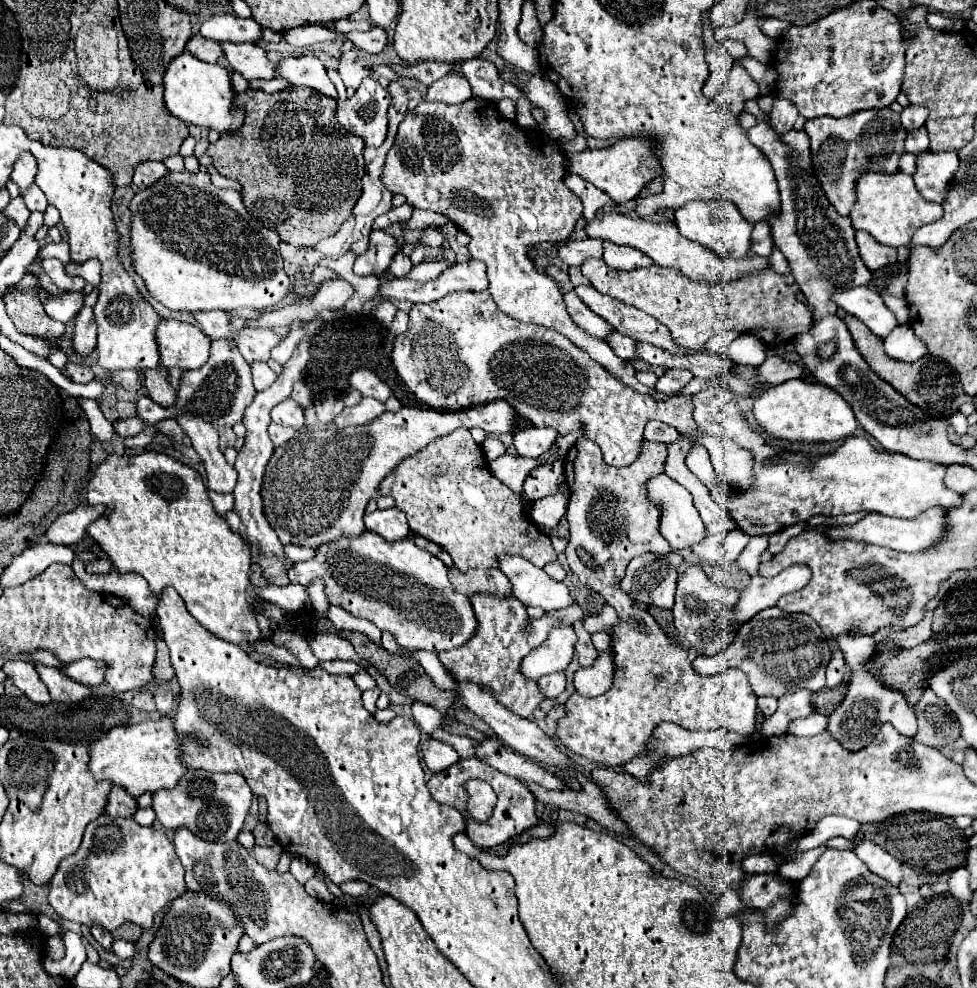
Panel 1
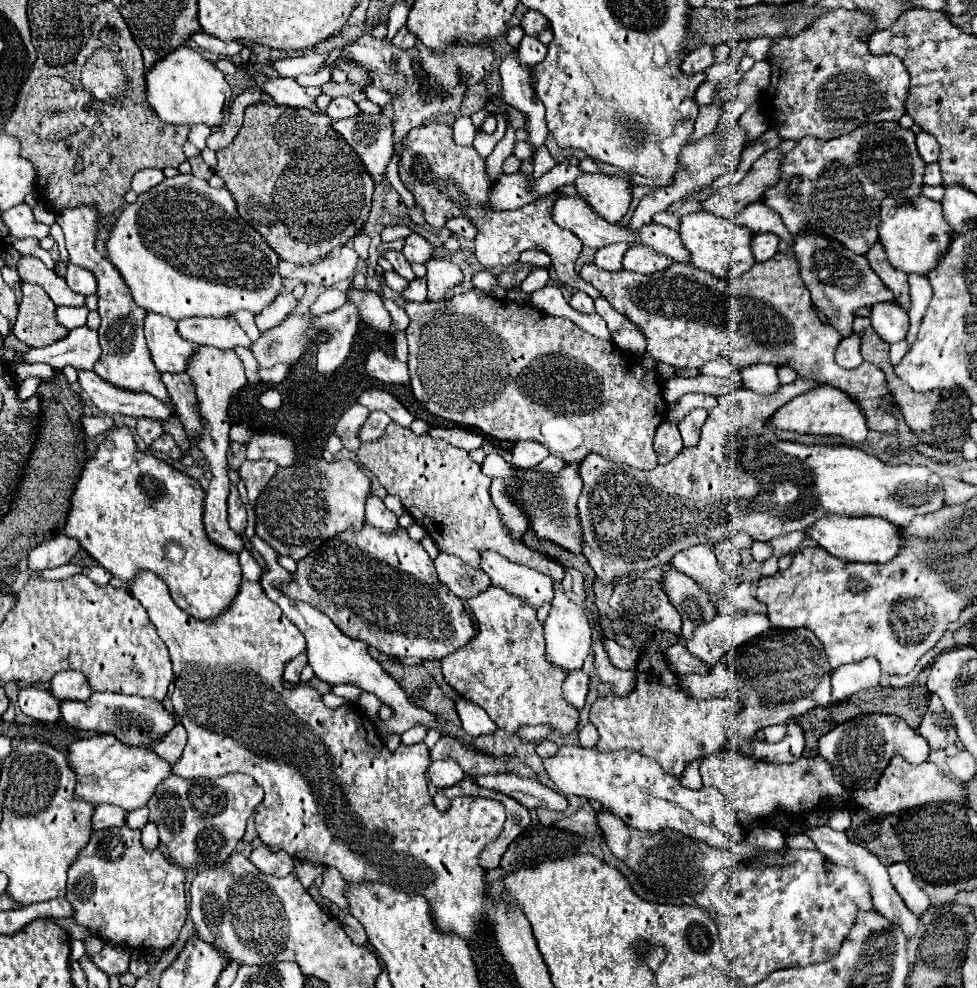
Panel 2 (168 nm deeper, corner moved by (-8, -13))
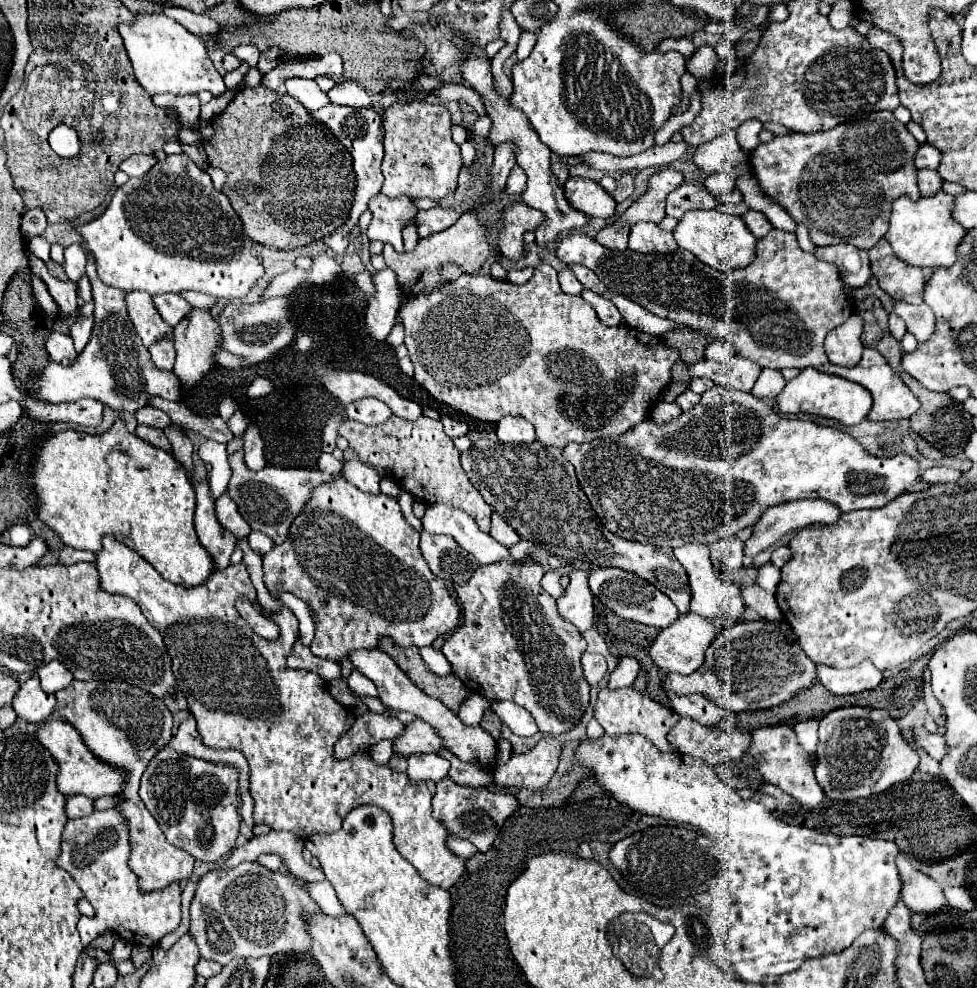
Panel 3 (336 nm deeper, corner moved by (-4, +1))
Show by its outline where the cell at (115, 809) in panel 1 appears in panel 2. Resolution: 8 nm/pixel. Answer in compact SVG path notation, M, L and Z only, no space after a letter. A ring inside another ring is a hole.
M98 804L96 812L92 816L92 826L94 830L102 830L102 828L122 828L124 826L124 816L128 812L124 812L122 808L116 808L112 804Z

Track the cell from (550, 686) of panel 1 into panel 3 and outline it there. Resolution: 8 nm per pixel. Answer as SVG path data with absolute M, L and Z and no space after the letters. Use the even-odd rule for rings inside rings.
M584 652L584 654L582 654L582 666L584 666L584 676L586 676L586 680L588 680L592 686L598 684L598 682L604 678L606 670L608 670L604 656L600 656L600 654L590 654L590 652Z

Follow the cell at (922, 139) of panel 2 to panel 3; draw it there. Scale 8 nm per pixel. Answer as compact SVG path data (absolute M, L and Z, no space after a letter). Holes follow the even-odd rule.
M920 144L920 150L914 158L914 164L918 168L928 168L928 170L936 170L940 164L940 150L936 150L932 144Z

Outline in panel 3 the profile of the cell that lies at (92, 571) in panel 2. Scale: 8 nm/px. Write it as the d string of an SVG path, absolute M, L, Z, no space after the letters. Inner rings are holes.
M64 546L60 556L58 556L58 564L76 564L76 562L94 562L96 554L88 552L88 550L76 550L70 546Z

